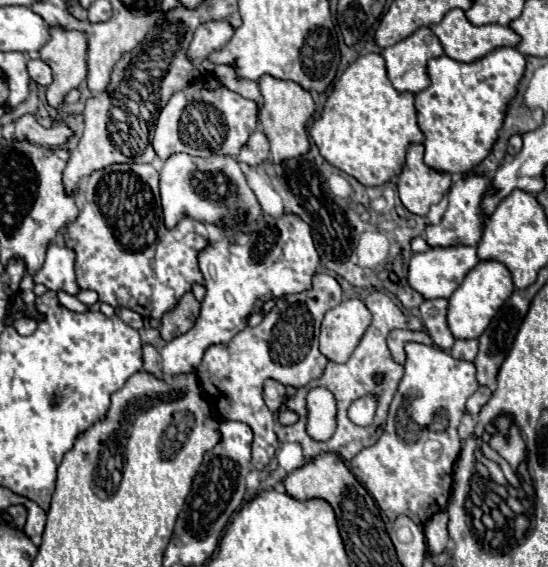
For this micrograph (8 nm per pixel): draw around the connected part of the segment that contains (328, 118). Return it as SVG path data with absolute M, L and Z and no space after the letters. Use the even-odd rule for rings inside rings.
M380 54L360 56L344 70L326 100L320 120L312 124L310 136L332 166L354 176L364 186L382 186L398 176L408 146L424 140L416 122L414 94L398 92L392 86Z

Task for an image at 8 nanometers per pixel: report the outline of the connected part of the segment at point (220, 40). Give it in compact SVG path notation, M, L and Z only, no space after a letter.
M226 20L206 22L194 32L194 40L188 46L188 60L198 62L220 50L234 34L234 28Z

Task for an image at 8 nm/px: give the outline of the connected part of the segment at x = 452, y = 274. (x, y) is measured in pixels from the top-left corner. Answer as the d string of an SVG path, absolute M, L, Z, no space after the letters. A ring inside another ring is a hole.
M448 246L448 248L430 248L428 252L414 254L408 266L408 280L414 290L424 298L450 298L450 294L462 284L464 276L480 262L474 246Z

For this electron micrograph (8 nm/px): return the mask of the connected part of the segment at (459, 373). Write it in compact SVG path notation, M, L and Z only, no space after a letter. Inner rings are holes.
M406 342L404 350L406 372L390 404L383 434L376 444L352 458L350 468L390 520L406 514L412 522L424 526L432 514L446 510L452 466L460 452L458 424L466 412L466 400L480 384L476 382L472 362L456 360L436 346L418 342ZM440 370L444 370L444 374L440 374ZM438 410L444 410L448 418L442 430L436 430L436 420L440 420L436 416Z

